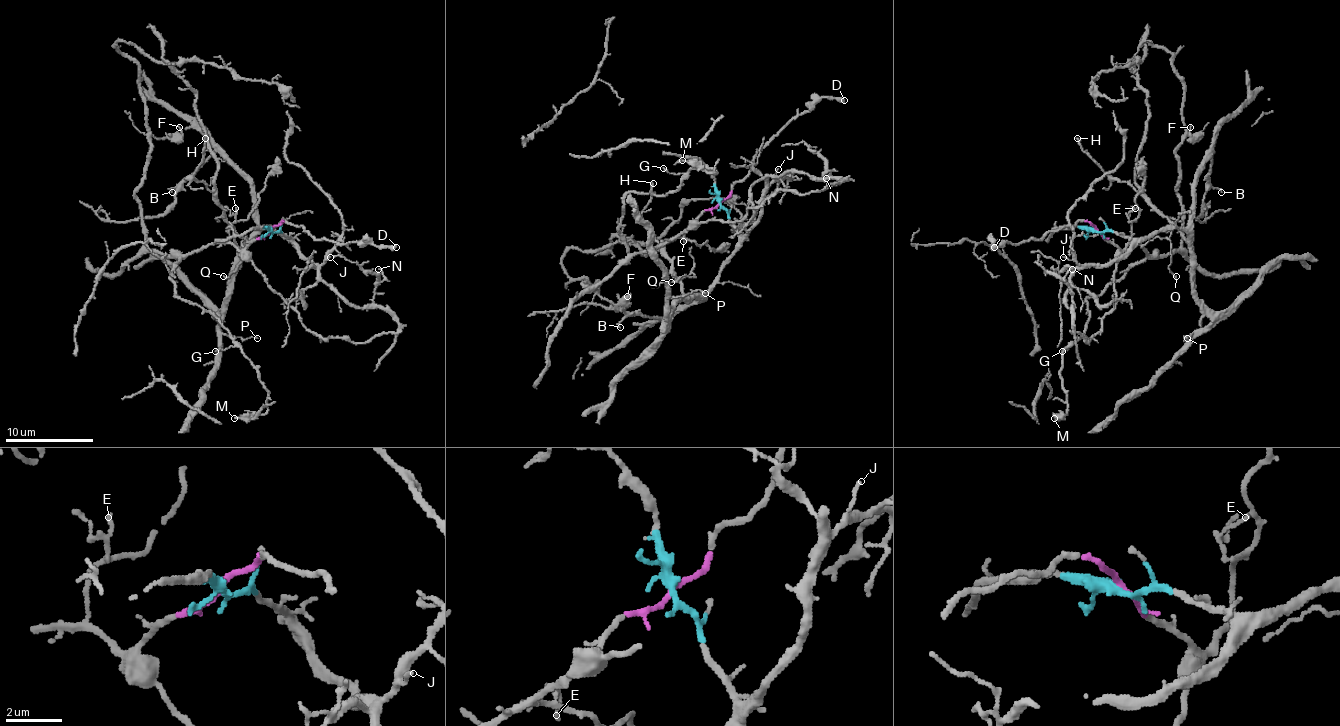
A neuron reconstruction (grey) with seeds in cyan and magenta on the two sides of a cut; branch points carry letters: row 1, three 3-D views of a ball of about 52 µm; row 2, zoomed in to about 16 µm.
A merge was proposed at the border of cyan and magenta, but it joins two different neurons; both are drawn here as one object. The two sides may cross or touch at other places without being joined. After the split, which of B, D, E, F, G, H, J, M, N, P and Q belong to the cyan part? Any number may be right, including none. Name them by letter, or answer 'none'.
B, H, J, N, P, Q

